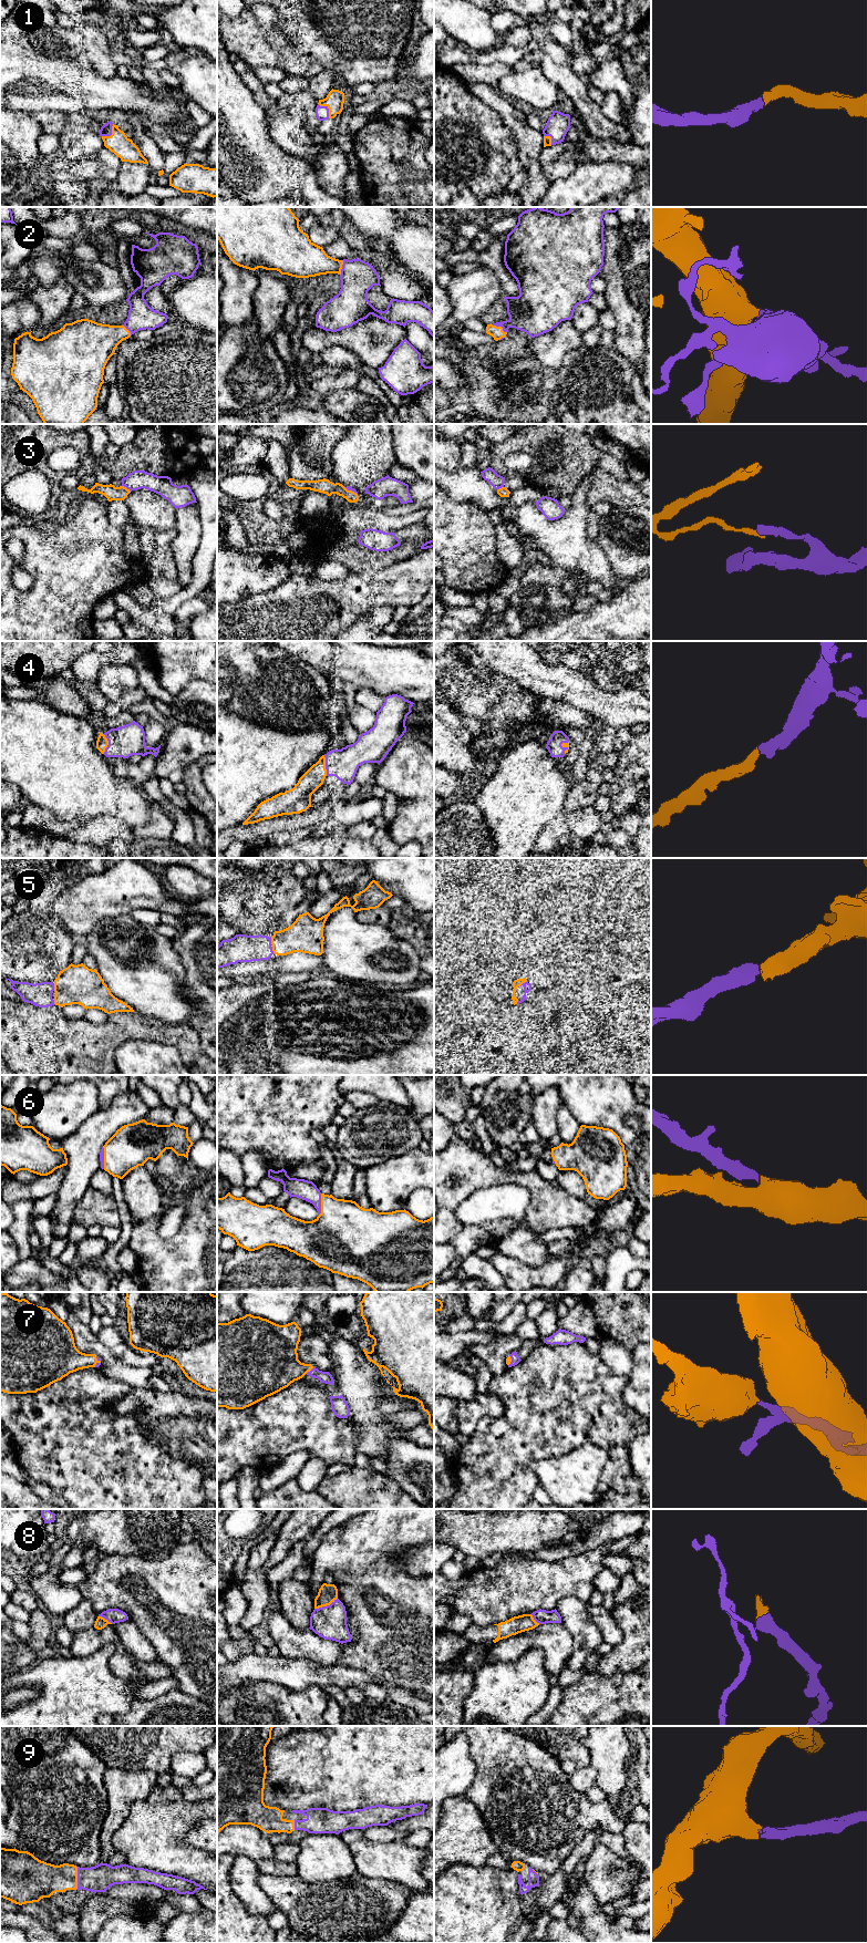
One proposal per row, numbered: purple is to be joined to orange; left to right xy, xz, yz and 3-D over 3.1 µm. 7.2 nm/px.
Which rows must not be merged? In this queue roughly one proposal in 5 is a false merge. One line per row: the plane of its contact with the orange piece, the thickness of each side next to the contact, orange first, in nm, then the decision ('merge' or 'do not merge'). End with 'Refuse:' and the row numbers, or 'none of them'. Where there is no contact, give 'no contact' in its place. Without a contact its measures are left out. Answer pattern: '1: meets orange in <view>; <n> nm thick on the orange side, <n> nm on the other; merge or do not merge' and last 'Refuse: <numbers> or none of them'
1: meets orange in xz; 140 nm thick on the orange side, 100 nm on the other; merge
2: meets orange in yz; 90 nm thick on the orange side, 300 nm on the other; merge
3: meets orange in xy; 110 nm thick on the orange side, 140 nm on the other; do not merge
4: meets orange in xz; 150 nm thick on the orange side, 220 nm on the other; merge
5: meets orange in yz; 60 nm thick on the orange side, 60 nm on the other; merge
6: meets orange in xy; 300 nm thick on the orange side, 30 nm on the other; merge
7: meets orange in xz; 340 nm thick on the orange side, 80 nm on the other; merge
8: meets orange in xz; 140 nm thick on the orange side, 240 nm on the other; merge
9: meets orange in xy; 240 nm thick on the orange side, 190 nm on the other; merge
Refuse: 3

